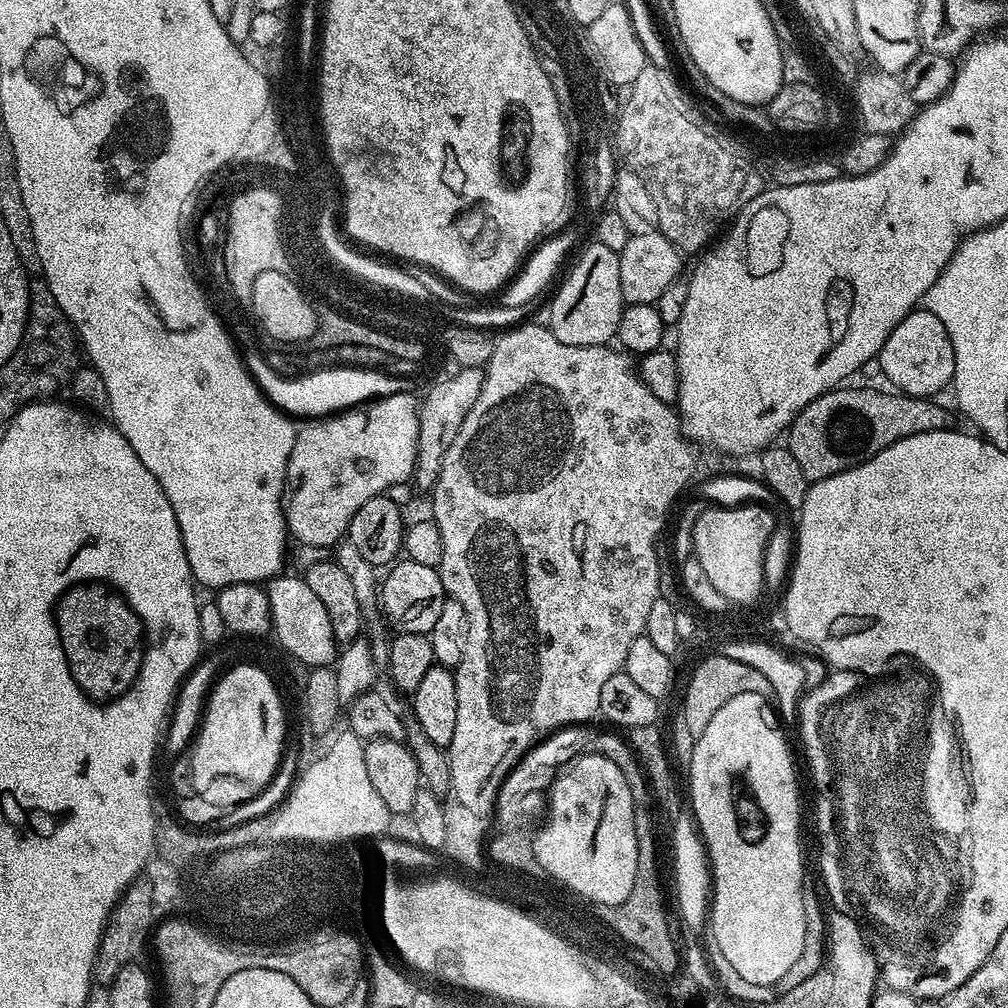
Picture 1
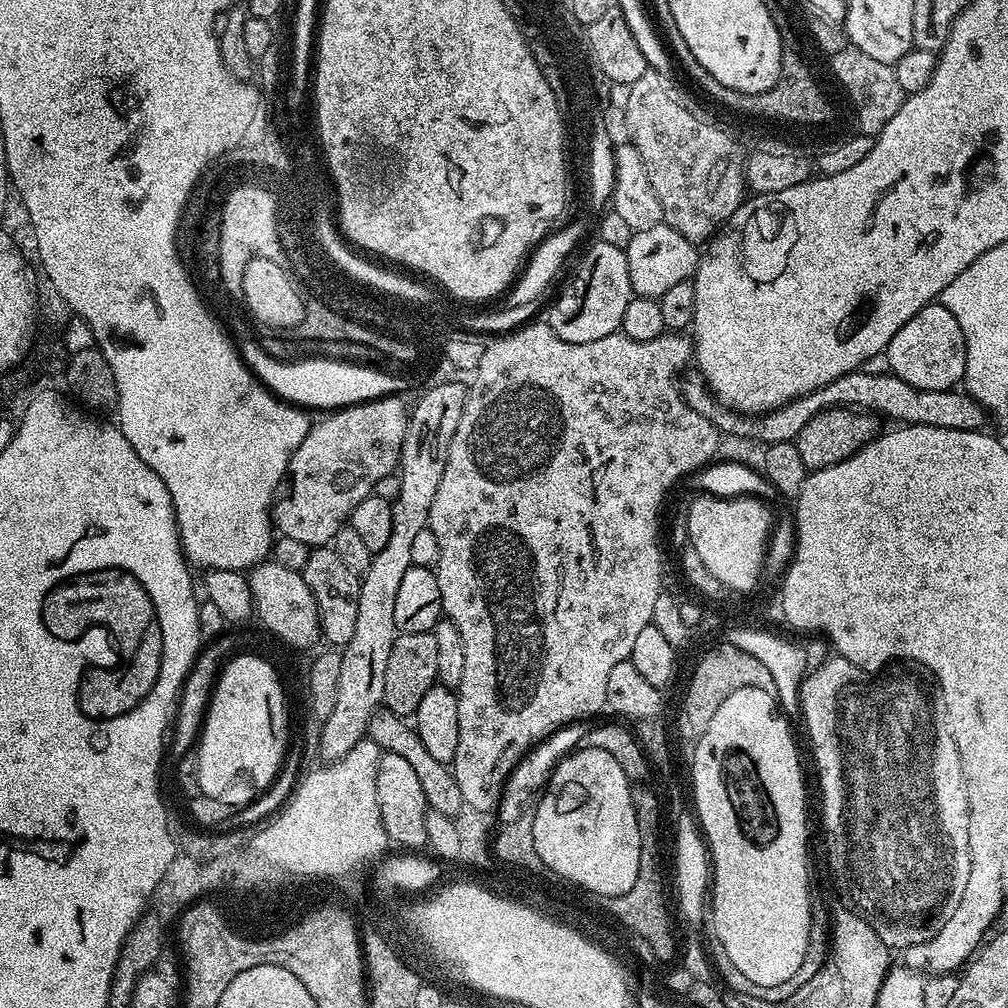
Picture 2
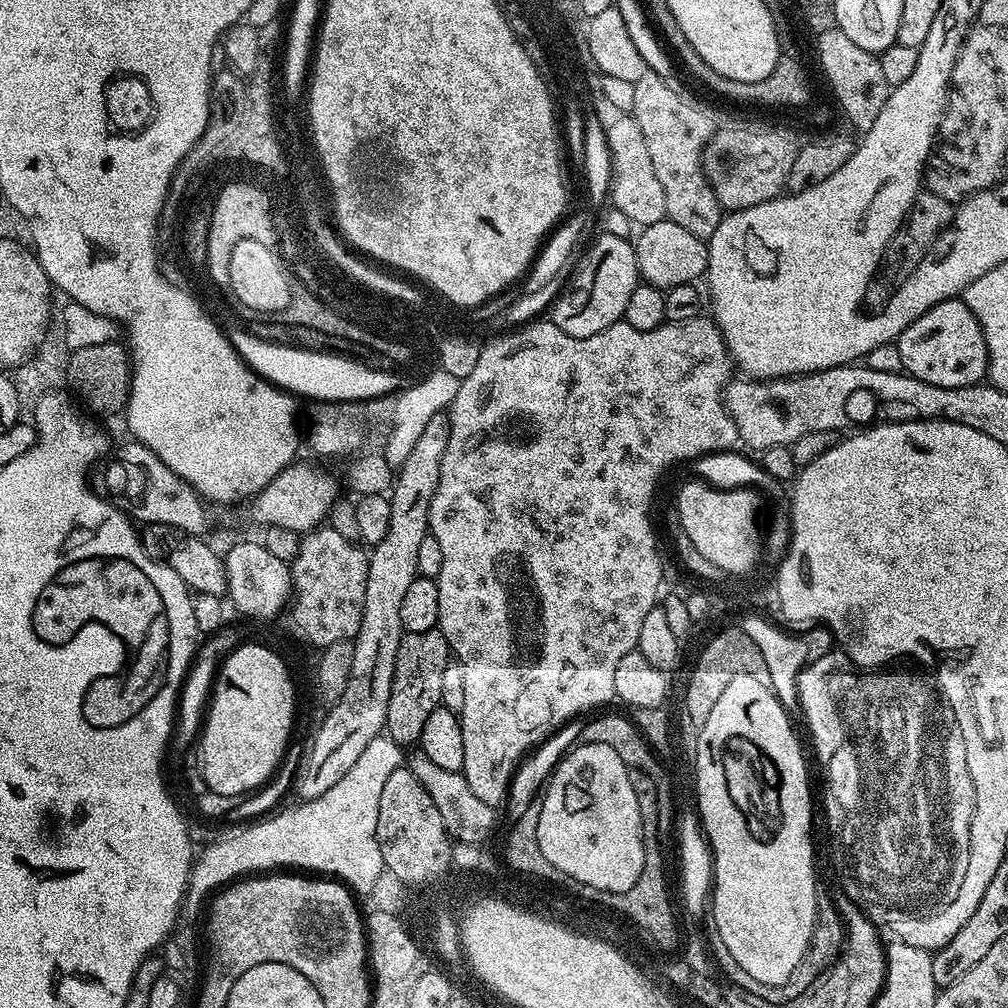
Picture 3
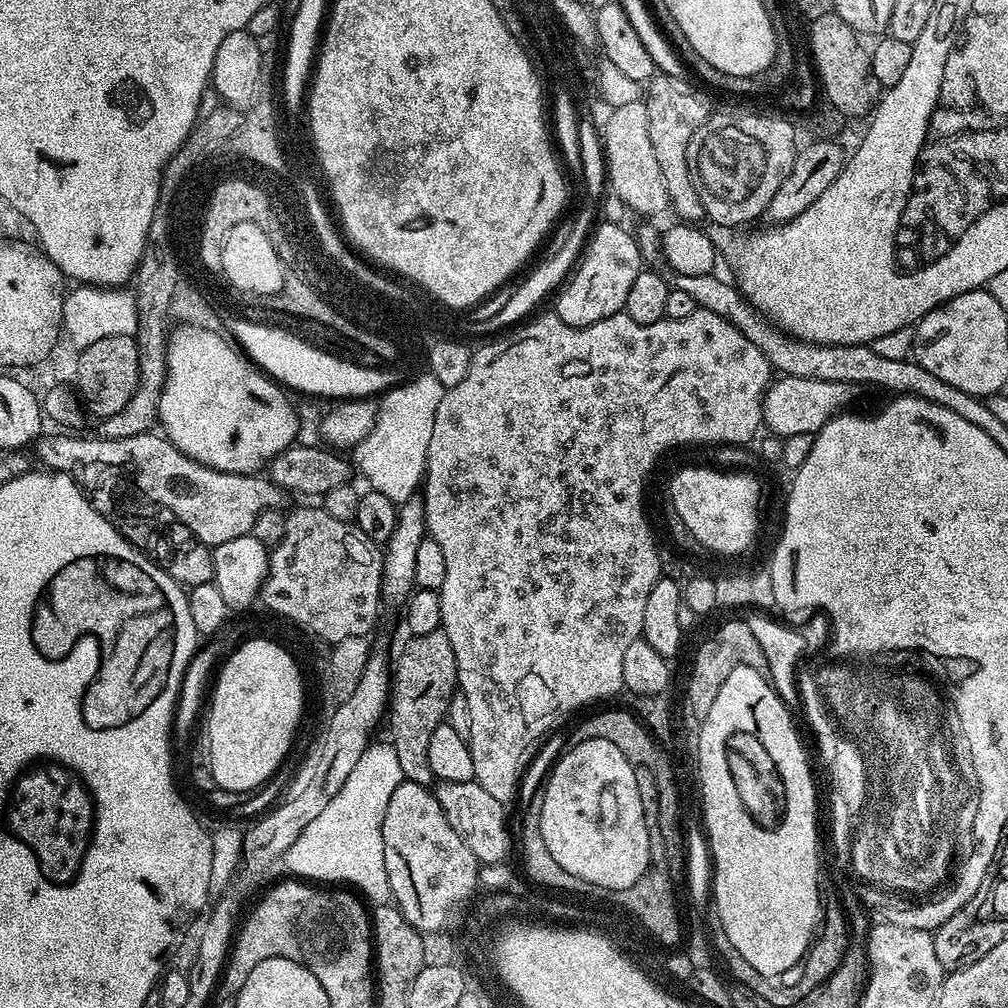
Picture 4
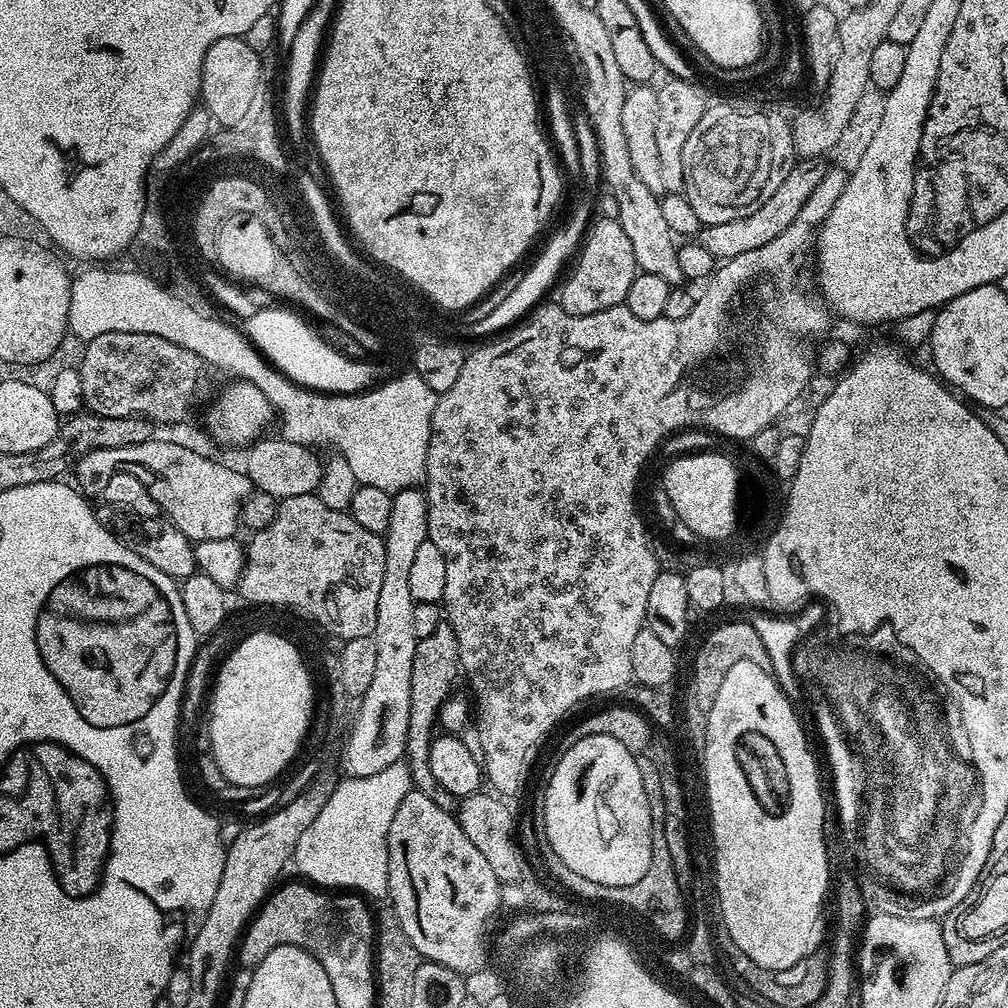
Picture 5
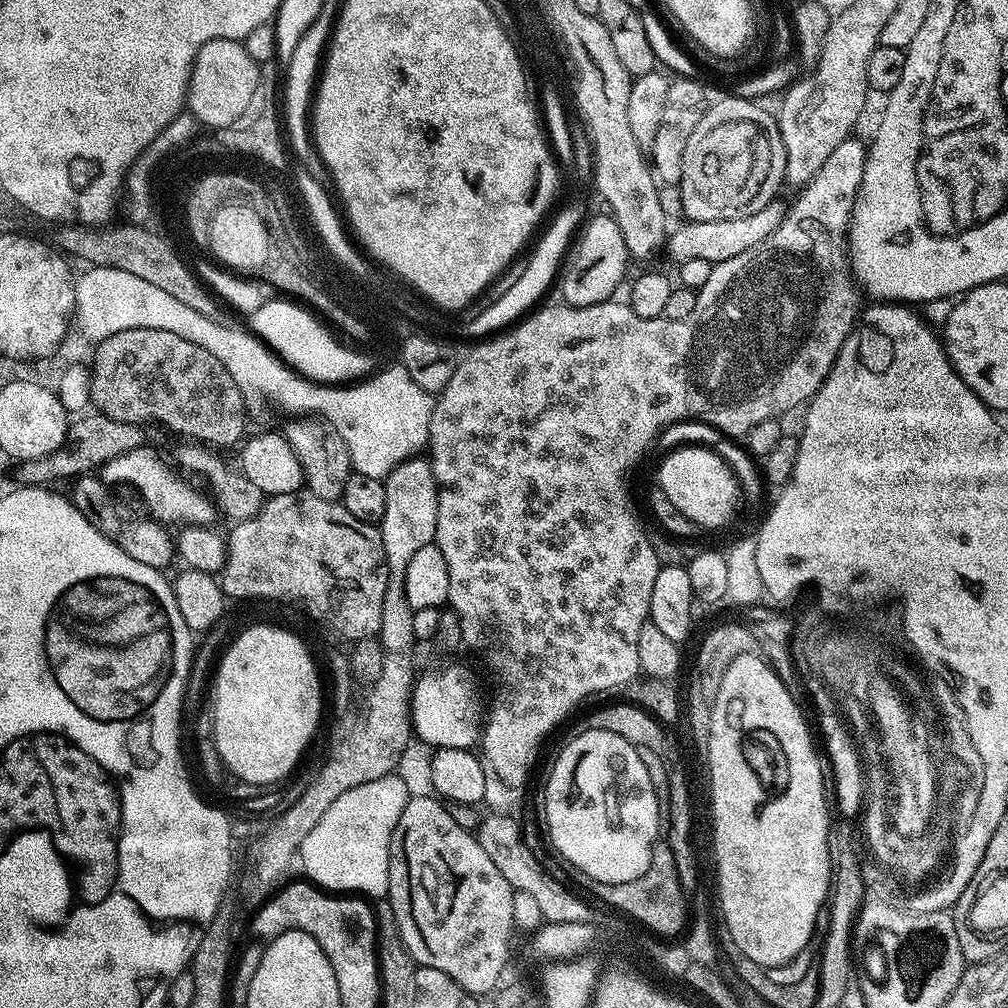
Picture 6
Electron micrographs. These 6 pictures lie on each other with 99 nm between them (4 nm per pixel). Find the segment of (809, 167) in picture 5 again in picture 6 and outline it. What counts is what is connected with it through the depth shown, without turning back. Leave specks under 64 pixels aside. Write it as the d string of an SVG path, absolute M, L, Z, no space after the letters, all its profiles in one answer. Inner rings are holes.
M773 202L762 206L758 214L750 214L750 218L726 218L718 222L698 222L688 220L681 228L673 227L666 237L666 253L677 265L690 262L694 258L706 258L706 262L721 264L726 258L734 258L742 254L742 250L750 250L750 246L758 246L762 238L770 238L774 230L784 221L784 212L779 203Z

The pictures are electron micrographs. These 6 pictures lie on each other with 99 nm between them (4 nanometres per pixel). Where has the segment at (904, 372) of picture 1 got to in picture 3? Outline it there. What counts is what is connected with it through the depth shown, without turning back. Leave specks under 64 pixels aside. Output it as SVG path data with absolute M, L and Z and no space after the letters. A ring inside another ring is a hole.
M953 298L935 304L926 314L922 314L906 330L902 330L899 340L895 341L898 354L902 354L904 372L933 386L964 387L967 384L981 383L988 375L988 347L978 318L964 304L963 299Z

